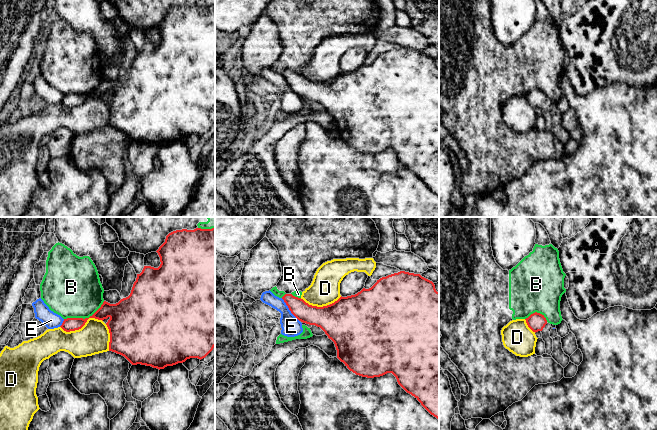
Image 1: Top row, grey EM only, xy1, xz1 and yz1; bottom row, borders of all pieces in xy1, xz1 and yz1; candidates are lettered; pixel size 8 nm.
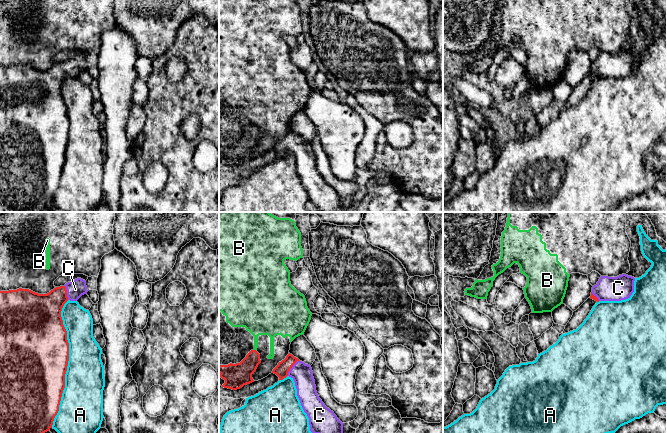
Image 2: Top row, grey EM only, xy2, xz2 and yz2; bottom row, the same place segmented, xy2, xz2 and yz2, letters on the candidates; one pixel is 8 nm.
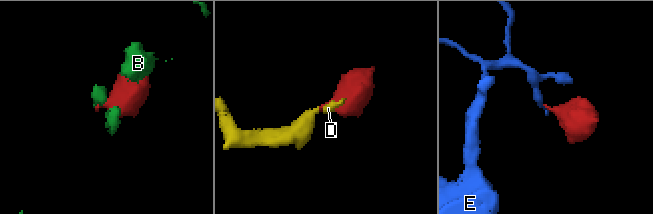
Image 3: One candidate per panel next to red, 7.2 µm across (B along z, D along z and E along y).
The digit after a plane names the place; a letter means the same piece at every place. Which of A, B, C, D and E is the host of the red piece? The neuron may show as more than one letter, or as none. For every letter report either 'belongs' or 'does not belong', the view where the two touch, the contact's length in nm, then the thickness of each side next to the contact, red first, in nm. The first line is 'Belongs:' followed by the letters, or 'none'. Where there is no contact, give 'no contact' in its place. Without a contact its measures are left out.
Belongs: C
A: does not belong; contact in xy2; length 1050 nm; calibres 500 and 320 nm
B: does not belong; contact in xy1; length 360 nm; calibres 140 and 440 nm
C: belongs; contact in xz2; length 160 nm; calibres 110 and 170 nm
D: does not belong; contact in xy1; length 340 nm; calibres 120 and 260 nm
E: does not belong; contact in xz1; length 240 nm; calibres 160 and 160 nm

